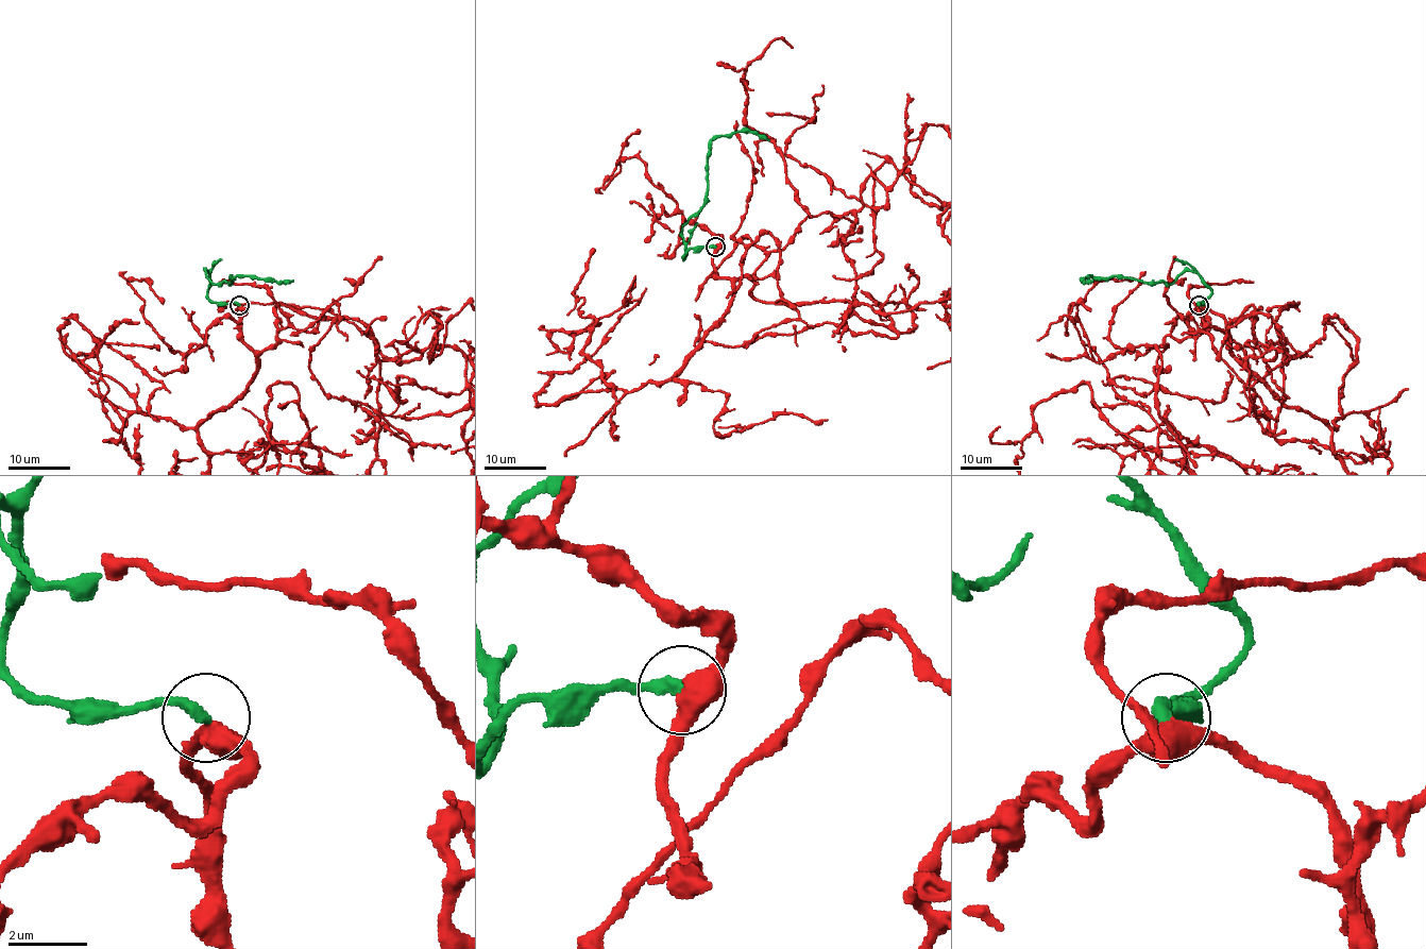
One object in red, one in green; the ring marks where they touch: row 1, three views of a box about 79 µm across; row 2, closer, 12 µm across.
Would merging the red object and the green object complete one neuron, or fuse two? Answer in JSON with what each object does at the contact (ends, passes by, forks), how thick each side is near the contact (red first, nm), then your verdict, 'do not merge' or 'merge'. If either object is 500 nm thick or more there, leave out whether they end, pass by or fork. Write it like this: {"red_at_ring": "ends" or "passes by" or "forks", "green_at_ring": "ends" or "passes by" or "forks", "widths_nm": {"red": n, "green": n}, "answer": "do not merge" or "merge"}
{"red_at_ring": "passes by", "green_at_ring": "ends", "widths_nm": {"red": 440, "green": 320}, "answer": "merge"}

